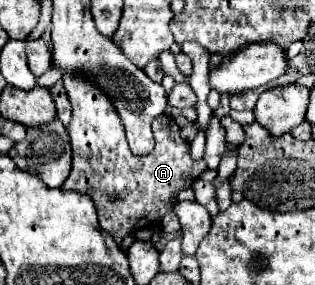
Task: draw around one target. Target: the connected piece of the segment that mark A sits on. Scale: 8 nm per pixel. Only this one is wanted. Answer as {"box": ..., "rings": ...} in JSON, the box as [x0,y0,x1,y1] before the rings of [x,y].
{"box":[62,72,206,244],"rings":[[[64,72],[62,80],[72,102],[72,120],[66,128],[72,144],[72,172],[62,184],[62,190],[88,194],[94,200],[100,228],[118,244],[126,234],[158,226],[162,216],[176,206],[178,192],[192,186],[206,170],[206,162],[192,160],[190,146],[180,136],[180,127],[166,114],[158,116],[152,124],[156,140],[154,152],[146,156],[132,154],[122,120],[110,98],[82,74]]]}

